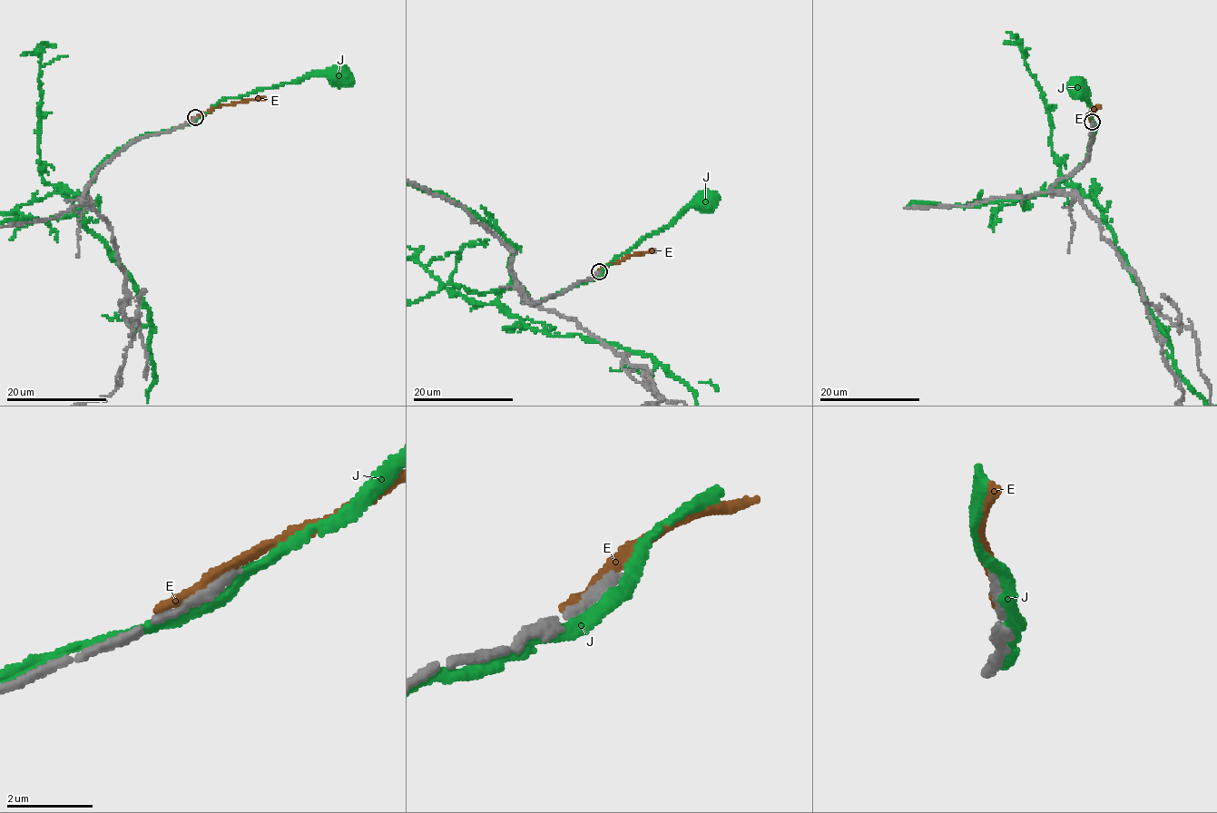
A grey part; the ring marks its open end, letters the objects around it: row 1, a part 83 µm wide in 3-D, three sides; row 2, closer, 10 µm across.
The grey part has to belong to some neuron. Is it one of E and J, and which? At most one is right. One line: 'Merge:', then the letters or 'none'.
Merge: none

